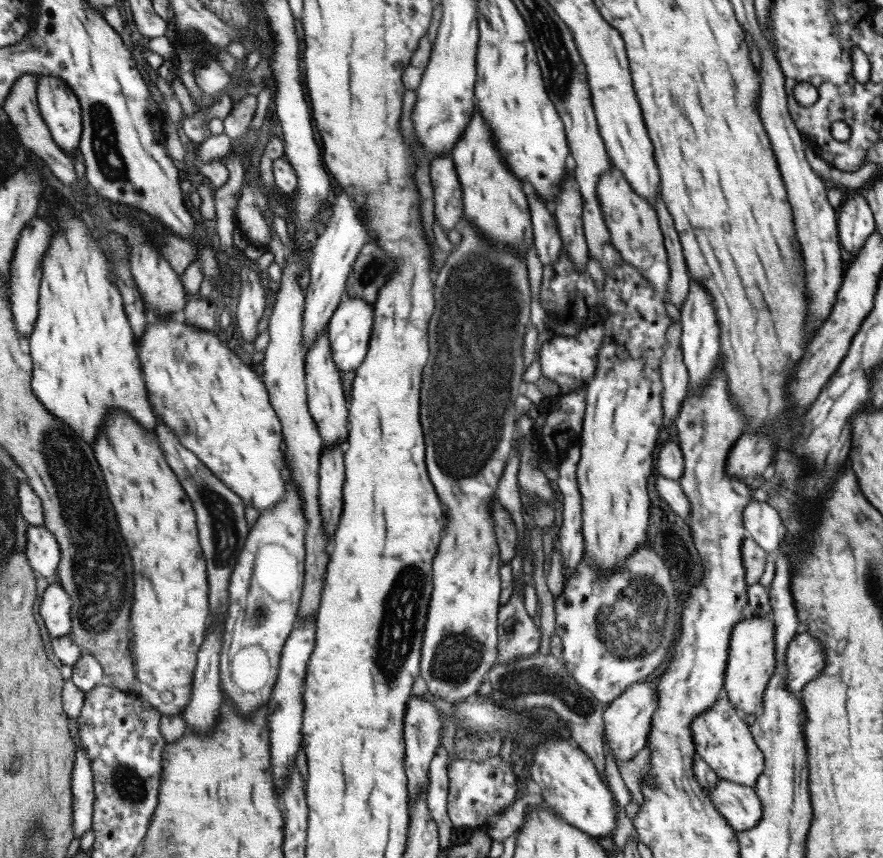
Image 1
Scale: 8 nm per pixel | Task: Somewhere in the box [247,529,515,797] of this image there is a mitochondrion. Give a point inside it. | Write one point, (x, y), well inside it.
(403, 609)

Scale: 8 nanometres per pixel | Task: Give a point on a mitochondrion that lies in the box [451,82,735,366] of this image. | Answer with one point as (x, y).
(599, 241)

